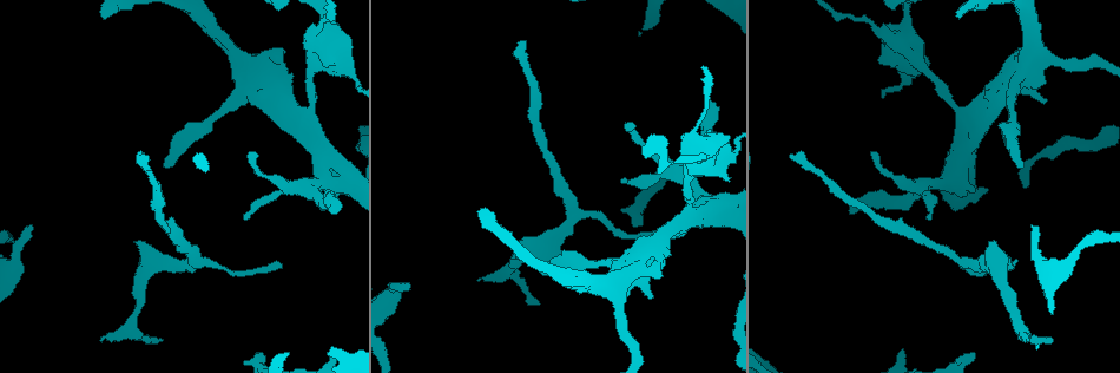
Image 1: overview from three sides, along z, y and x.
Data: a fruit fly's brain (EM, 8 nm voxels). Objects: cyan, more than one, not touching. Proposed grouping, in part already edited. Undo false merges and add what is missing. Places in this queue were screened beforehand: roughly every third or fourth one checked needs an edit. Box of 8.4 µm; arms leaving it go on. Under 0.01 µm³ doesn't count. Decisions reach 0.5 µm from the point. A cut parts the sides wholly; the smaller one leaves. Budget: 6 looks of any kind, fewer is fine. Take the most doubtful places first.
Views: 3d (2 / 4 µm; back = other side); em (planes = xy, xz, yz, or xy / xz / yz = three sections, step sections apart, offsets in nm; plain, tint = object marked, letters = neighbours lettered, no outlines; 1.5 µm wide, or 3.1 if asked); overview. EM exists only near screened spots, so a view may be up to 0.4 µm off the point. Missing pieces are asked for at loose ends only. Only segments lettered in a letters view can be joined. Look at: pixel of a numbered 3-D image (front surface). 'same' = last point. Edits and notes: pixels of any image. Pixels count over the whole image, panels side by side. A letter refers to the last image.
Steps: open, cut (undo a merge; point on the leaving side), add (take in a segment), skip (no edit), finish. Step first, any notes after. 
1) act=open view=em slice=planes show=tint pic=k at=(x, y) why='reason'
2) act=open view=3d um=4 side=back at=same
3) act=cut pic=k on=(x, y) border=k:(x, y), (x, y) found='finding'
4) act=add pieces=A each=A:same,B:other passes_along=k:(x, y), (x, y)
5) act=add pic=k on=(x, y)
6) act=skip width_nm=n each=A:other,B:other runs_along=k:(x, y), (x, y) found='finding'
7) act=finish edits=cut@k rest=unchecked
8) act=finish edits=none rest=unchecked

act=open view=em slice=planes show=letters pic=1 at=(409, 282) why='free end'

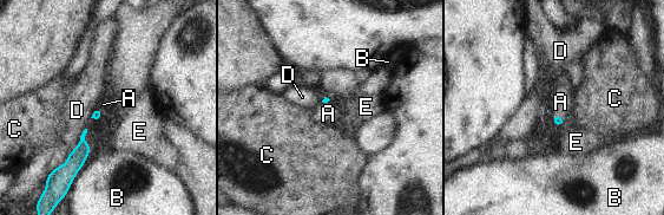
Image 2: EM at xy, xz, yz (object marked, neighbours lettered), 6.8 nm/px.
act=add pieces=A each=A:same,B:other,C:other,D:other,E:other passes_along=2:(558, 121), (560, 117), (560, 102) found='it goes on there'

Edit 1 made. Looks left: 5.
act=open view=overview why='redraw'

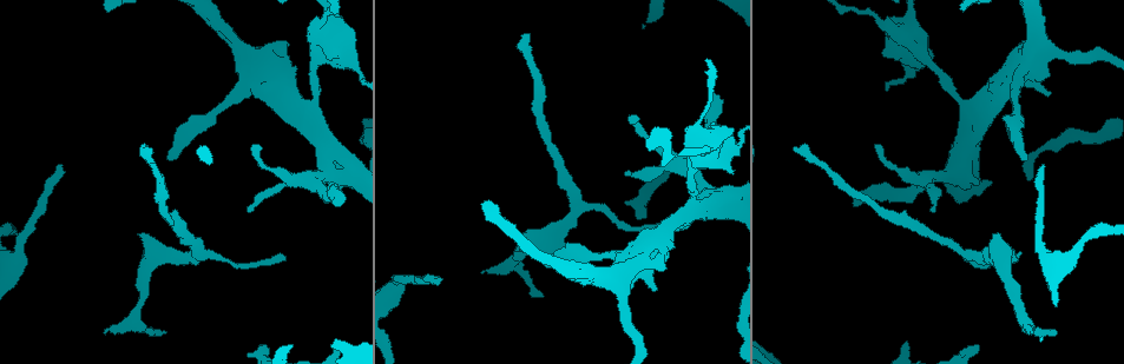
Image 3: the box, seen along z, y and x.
act=open view=3d um=2 pic=3 at=(1056, 330) why='tapers out'

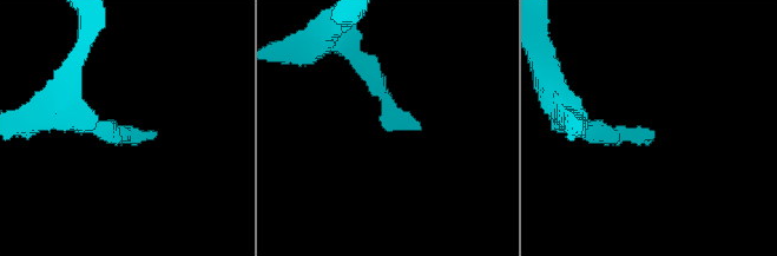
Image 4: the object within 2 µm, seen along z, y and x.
act=open view=em slice=yz step=8 show=letters pic=4 at=(654, 132)

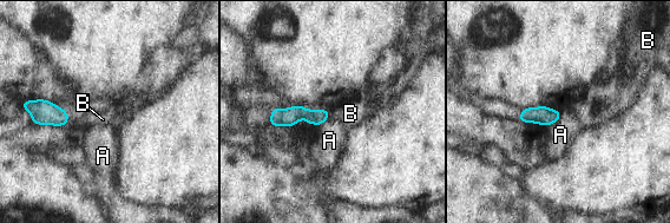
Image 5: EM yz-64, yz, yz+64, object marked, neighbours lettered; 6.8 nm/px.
act=open view=em slice=xz step=4 show=letters at=same

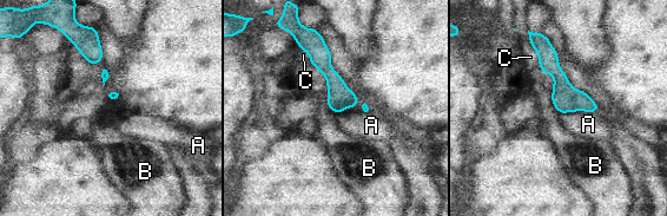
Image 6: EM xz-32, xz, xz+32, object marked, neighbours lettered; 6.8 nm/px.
act=skip longest_contact=C:260nm each=A:other,B:other,C:other border=6:(598, 111), (567, 111), (561, 115) found='no lettered segment goes on from it'

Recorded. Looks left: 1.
act=finish edits=add@2 rest=unchecked

